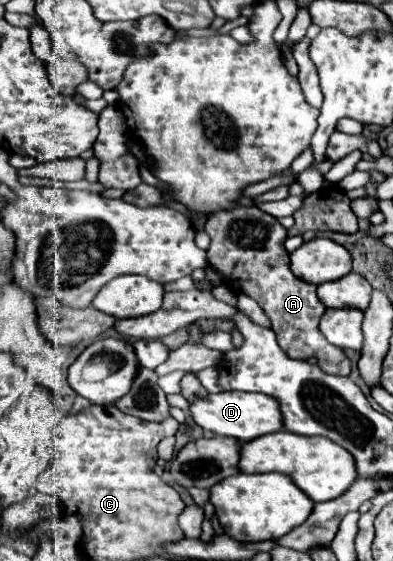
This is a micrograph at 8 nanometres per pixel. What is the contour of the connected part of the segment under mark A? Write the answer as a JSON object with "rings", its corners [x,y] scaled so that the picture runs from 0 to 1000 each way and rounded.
{"rings":[[[601,369],[565,376],[524,394],[524,415],[534,419],[529,465],[545,480],[570,487],[575,508],[601,522],[626,522],[651,533],[667,554],[692,576],[692,590],[707,601],[707,615],[743,640],[804,636],[809,654],[845,668],[891,668],[891,640],[875,626],[830,608],[809,576],[830,547],[804,529],[804,512],[748,494],[738,483],[738,458],[723,444],[728,408],[702,387],[646,369]]]}

